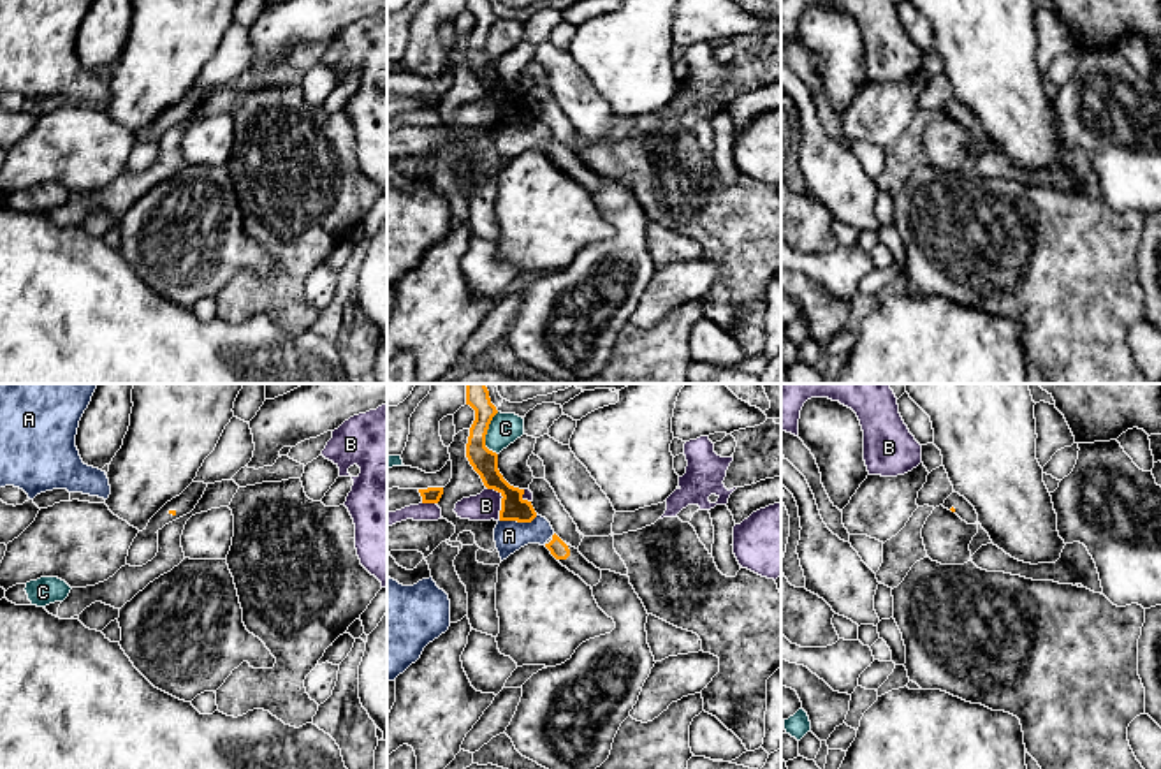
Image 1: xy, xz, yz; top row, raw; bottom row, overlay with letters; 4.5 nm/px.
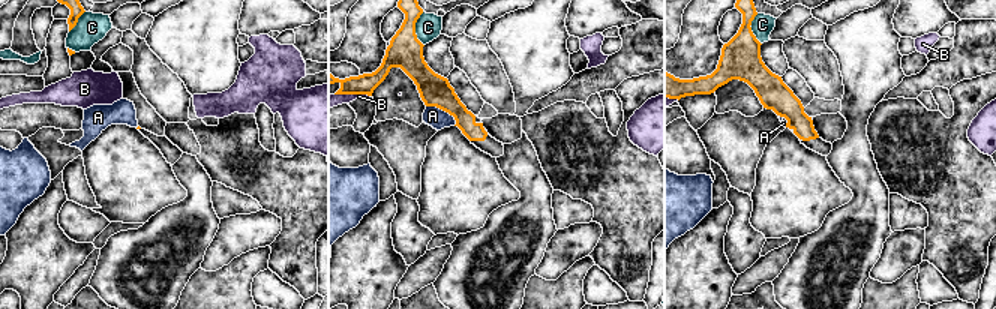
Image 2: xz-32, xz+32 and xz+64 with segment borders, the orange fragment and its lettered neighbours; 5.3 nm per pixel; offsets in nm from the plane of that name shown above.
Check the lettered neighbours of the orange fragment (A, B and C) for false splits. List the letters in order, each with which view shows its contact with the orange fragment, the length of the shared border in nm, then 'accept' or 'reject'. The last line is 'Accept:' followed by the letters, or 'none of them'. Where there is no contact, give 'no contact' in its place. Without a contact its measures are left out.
A: xz | 180 nm | reject
B: xz | 170 nm | reject
C: xz | 200 nm | reject
Accept: none of them

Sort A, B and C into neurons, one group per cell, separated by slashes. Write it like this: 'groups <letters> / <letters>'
groups A / B / C

